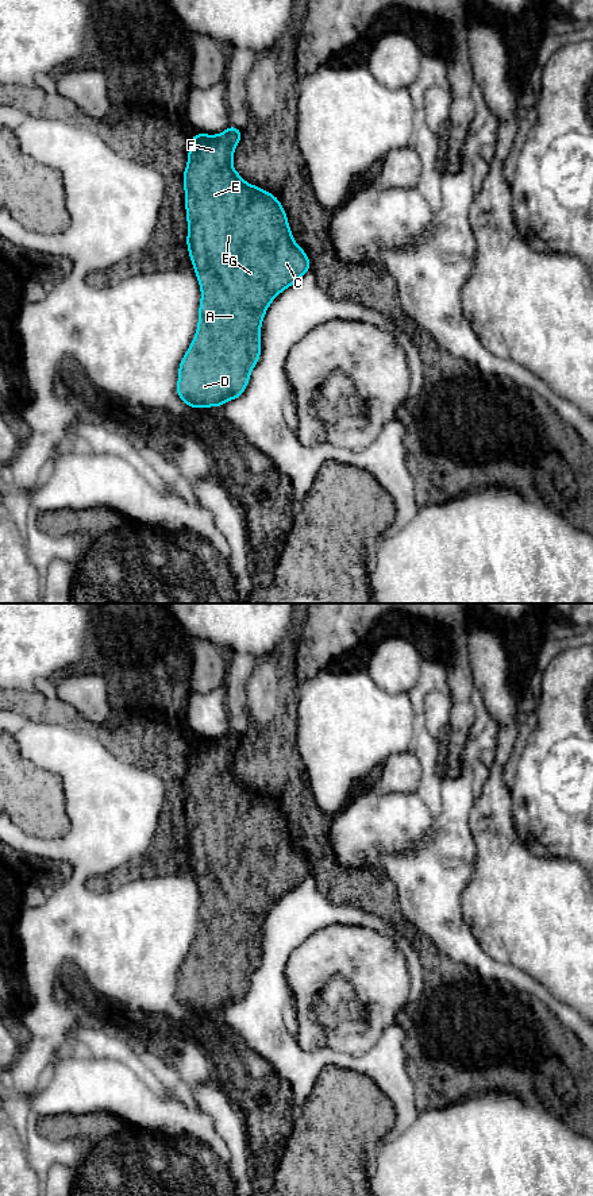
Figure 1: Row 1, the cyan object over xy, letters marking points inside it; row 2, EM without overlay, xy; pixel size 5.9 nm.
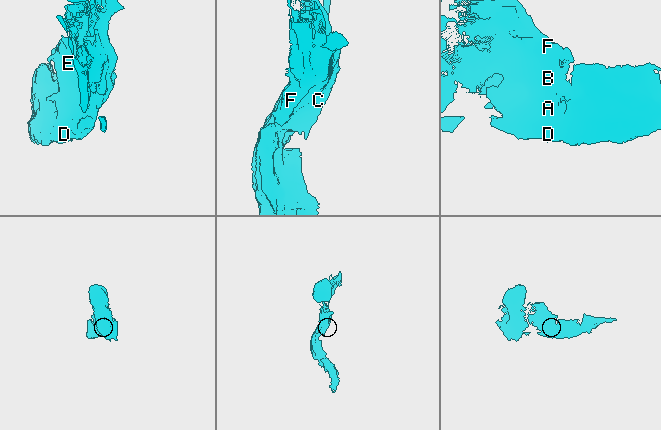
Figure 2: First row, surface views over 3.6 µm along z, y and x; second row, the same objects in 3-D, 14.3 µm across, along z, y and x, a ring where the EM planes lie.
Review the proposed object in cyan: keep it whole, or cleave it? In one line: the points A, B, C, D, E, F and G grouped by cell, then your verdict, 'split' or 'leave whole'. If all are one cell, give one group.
A B C D E F G | leave whole

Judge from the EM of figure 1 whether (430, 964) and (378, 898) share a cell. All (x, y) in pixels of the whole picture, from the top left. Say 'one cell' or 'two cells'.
one cell

